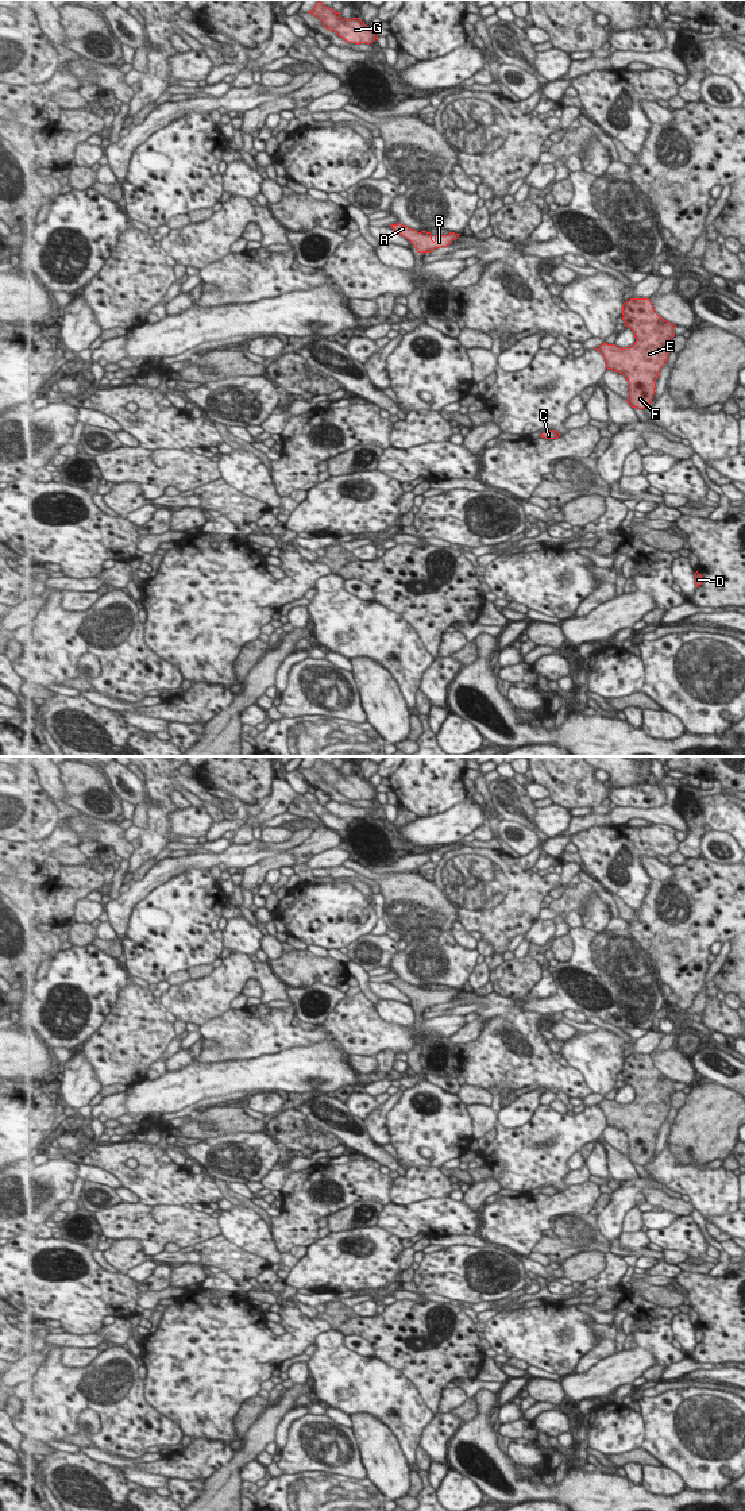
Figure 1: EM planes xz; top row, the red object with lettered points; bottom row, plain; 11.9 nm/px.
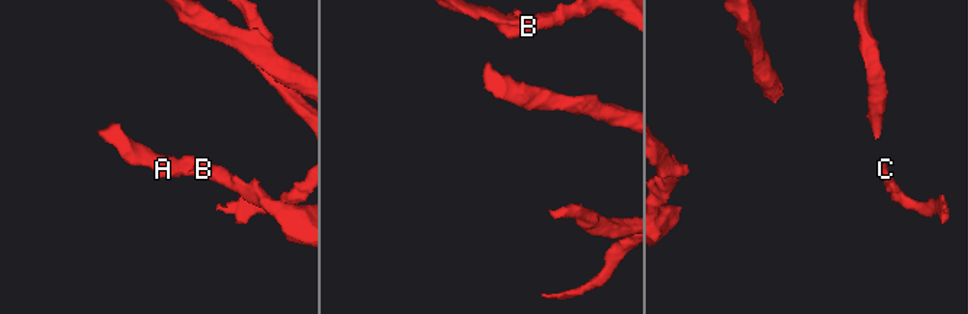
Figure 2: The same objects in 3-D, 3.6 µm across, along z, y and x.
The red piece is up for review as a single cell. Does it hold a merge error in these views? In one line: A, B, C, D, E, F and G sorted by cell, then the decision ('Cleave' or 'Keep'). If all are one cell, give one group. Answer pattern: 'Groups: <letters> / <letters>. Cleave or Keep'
Groups: A B C D E F G. Keep.

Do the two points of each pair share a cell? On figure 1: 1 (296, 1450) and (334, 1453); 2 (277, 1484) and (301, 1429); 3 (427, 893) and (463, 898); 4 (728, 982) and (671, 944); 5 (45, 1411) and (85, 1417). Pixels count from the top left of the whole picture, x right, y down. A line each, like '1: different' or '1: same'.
1: same
2: different
3: different
4: different
5: same

